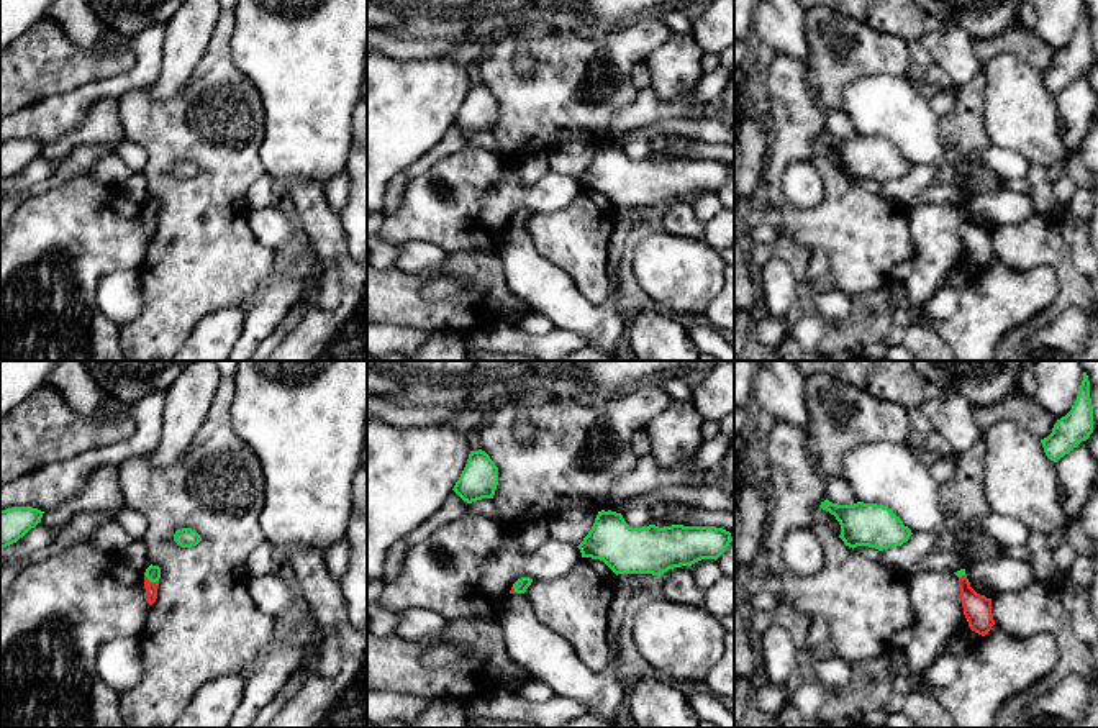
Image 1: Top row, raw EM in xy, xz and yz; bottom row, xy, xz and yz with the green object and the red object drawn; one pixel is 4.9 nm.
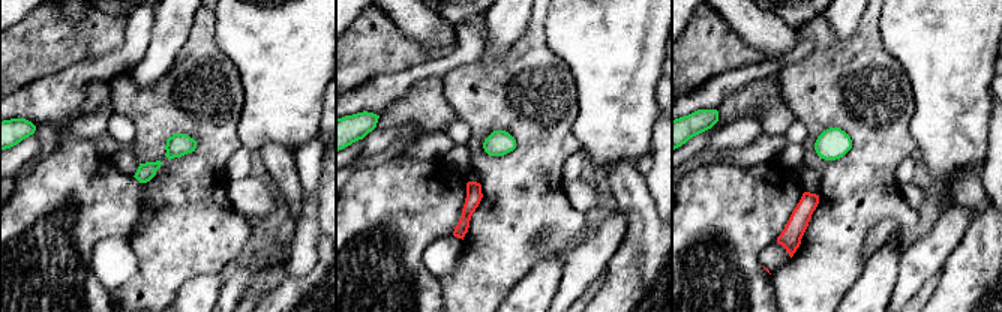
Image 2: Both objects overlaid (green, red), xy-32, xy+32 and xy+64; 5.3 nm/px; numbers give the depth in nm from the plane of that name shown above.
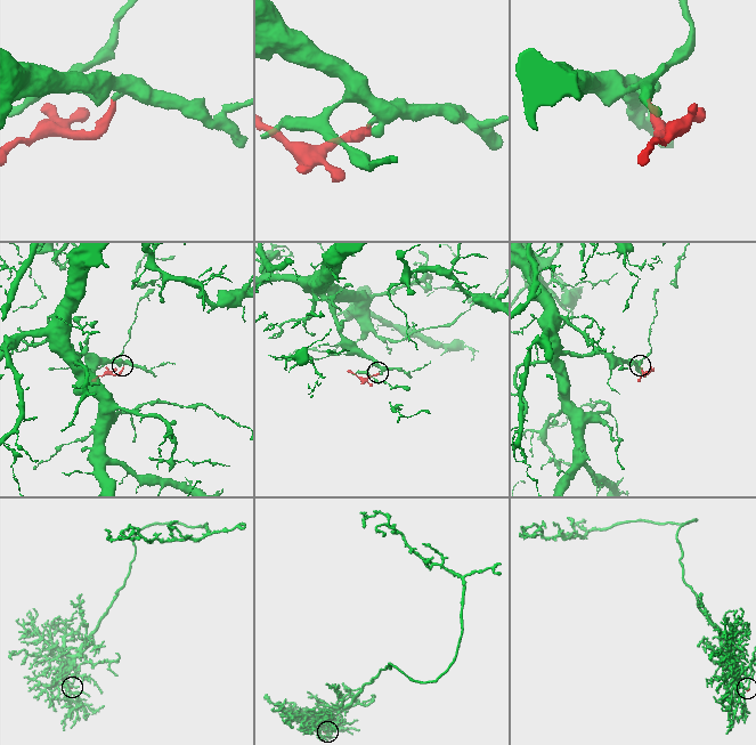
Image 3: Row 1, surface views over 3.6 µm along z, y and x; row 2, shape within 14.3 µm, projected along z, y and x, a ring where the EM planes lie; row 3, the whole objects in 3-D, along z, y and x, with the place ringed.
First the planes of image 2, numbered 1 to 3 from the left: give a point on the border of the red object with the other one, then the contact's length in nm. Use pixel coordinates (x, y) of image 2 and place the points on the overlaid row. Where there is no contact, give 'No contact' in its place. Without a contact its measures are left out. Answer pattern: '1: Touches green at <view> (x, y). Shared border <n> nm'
1: No contact
2: No contact
3: No contact

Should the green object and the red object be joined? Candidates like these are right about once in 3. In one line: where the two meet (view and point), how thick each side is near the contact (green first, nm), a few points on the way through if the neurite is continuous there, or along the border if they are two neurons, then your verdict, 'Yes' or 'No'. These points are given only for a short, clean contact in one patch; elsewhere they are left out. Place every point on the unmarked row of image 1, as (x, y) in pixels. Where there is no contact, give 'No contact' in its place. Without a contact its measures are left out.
Touches green at xy (151, 213). Thickness 80 nm (green) against 60 nm. Path across: xy (153, 205), (151, 213), (151, 220). Yes

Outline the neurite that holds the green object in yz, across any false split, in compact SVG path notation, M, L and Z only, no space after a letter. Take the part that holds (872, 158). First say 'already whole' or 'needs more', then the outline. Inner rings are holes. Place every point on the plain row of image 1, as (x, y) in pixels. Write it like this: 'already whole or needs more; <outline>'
already whole; M826 131L819 139L836 149L841 157L839 171L852 182L869 179L883 184L901 179L913 167L911 162L883 138L864 134L837 138Z

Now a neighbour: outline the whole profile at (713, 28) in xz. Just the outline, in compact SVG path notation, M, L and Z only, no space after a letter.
M711 0L693 21L693 36L706 52L719 54L734 44L734 0Z

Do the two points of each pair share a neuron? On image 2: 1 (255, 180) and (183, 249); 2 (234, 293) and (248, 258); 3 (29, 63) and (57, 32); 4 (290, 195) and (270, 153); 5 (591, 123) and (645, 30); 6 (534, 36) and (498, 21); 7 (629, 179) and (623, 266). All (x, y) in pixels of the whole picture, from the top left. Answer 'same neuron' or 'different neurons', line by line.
1: different neurons
2: same neuron
3: same neuron
4: same neuron
5: same neuron
6: different neurons
7: same neuron

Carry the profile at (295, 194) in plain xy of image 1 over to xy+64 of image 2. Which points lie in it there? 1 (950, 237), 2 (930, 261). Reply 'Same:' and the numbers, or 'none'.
Same: none

